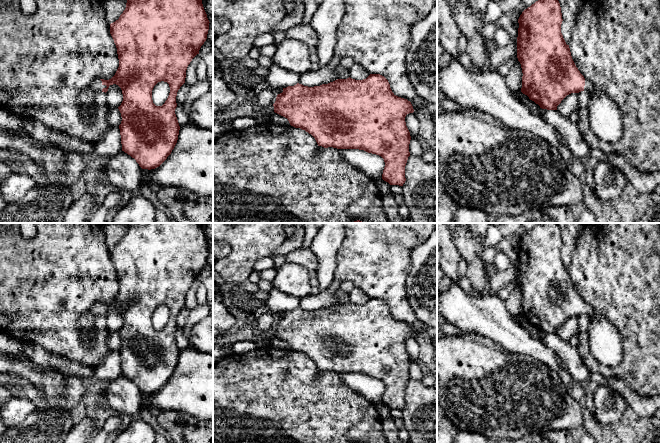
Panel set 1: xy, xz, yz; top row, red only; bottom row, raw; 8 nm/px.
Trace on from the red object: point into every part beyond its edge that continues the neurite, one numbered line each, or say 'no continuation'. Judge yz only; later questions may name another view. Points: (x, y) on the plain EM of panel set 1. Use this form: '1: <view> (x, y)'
1: yz (605, 343)

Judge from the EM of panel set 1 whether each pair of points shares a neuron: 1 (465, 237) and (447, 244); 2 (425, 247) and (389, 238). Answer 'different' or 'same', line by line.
1: different
2: different

